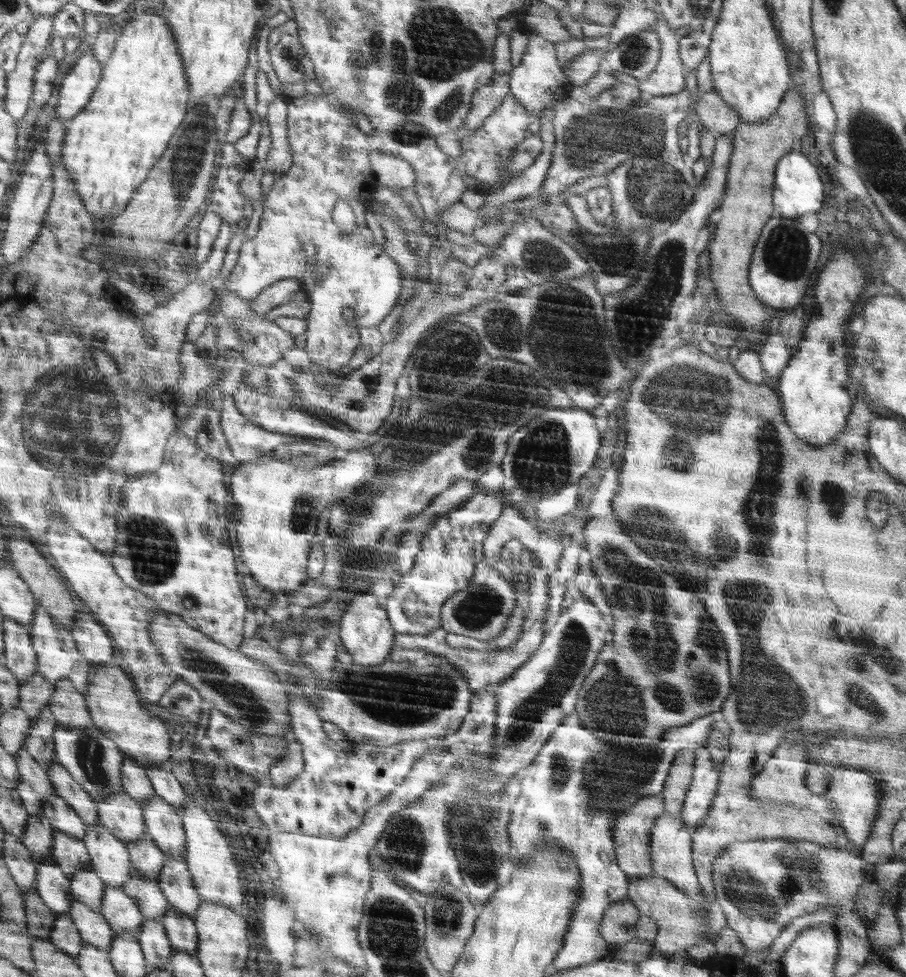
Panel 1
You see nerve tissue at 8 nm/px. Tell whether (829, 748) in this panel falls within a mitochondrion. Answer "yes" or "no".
no

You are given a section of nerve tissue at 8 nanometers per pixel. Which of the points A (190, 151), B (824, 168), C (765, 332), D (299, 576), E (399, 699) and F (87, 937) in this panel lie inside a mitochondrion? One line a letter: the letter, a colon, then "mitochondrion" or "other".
A: mitochondrion
B: other
C: other
D: other
E: mitochondrion
F: other

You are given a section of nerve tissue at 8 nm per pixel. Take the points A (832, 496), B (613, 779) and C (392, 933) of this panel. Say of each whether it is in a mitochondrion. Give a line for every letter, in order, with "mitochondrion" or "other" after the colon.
A: mitochondrion
B: mitochondrion
C: mitochondrion

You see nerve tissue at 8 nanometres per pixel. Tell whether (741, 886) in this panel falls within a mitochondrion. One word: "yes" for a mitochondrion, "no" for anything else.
yes

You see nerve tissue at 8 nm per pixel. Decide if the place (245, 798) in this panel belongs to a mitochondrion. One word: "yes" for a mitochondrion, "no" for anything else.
yes

